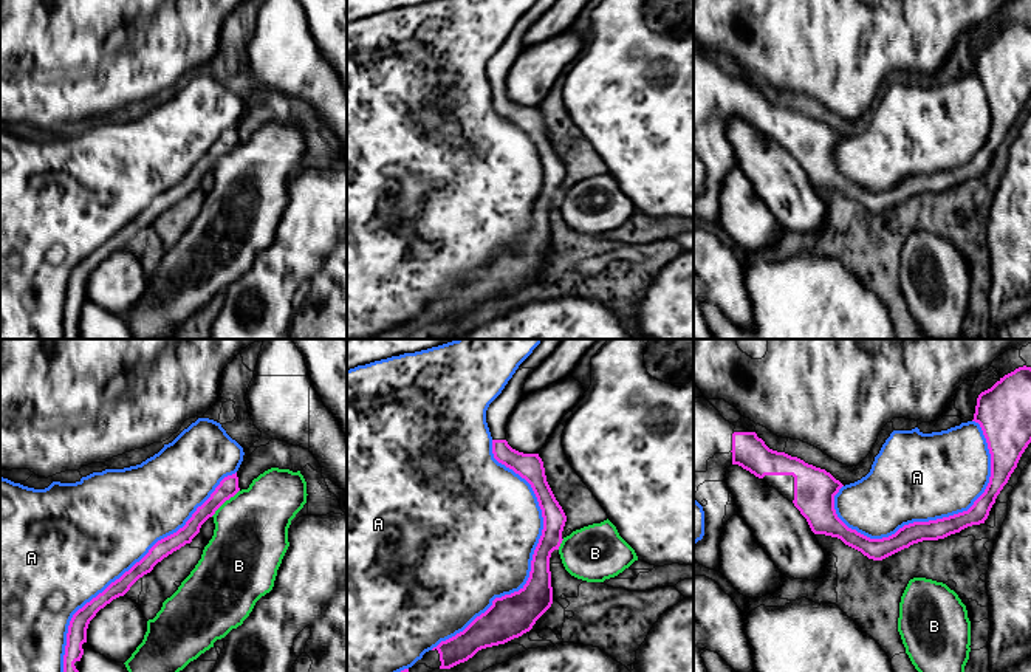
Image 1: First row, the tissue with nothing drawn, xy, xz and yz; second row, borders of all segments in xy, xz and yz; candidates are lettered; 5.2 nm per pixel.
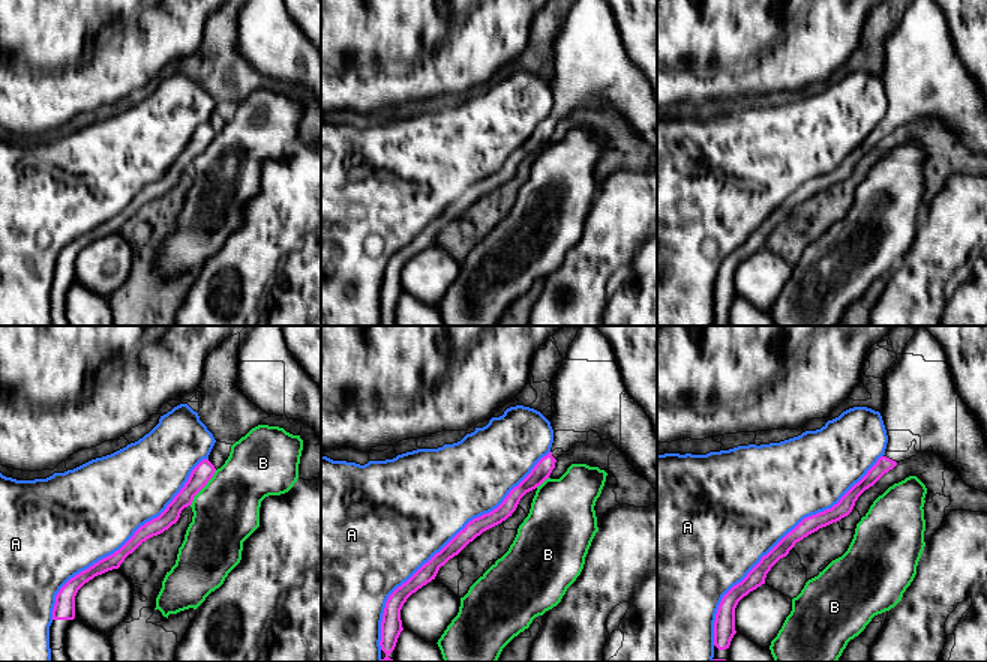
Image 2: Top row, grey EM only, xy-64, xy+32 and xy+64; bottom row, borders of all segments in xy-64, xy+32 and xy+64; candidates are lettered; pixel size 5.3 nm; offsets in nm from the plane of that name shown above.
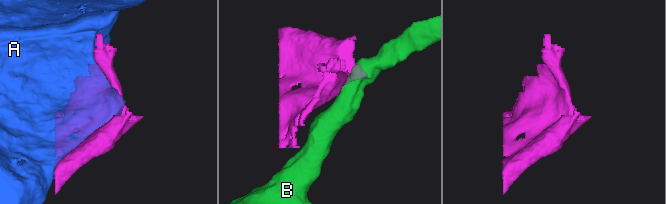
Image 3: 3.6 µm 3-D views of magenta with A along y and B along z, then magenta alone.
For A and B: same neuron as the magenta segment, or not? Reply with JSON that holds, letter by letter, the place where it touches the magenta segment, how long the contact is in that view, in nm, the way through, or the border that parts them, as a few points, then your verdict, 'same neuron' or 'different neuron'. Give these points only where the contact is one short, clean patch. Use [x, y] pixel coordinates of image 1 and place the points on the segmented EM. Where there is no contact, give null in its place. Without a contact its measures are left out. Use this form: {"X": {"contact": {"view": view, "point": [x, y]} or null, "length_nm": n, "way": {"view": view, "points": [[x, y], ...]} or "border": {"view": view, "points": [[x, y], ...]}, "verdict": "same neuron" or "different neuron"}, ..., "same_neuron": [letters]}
{"A": {"contact": {"view": "yz", "point": [945, 517]}, "length_nm": 900, "verdict": "different neuron"}, "B": {"contact": {"view": "xy", "point": [225, 500]}, "length_nm": 200, "border": {"view": "xy", "points": [[239, 490], [211, 516]]}, "verdict": "different neuron"}, "same_neuron": []}

